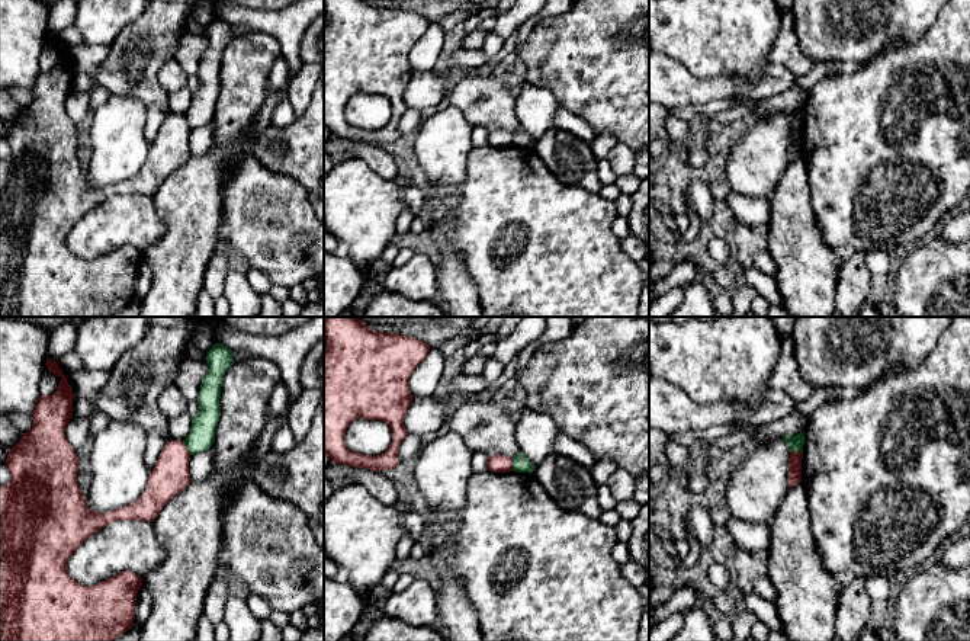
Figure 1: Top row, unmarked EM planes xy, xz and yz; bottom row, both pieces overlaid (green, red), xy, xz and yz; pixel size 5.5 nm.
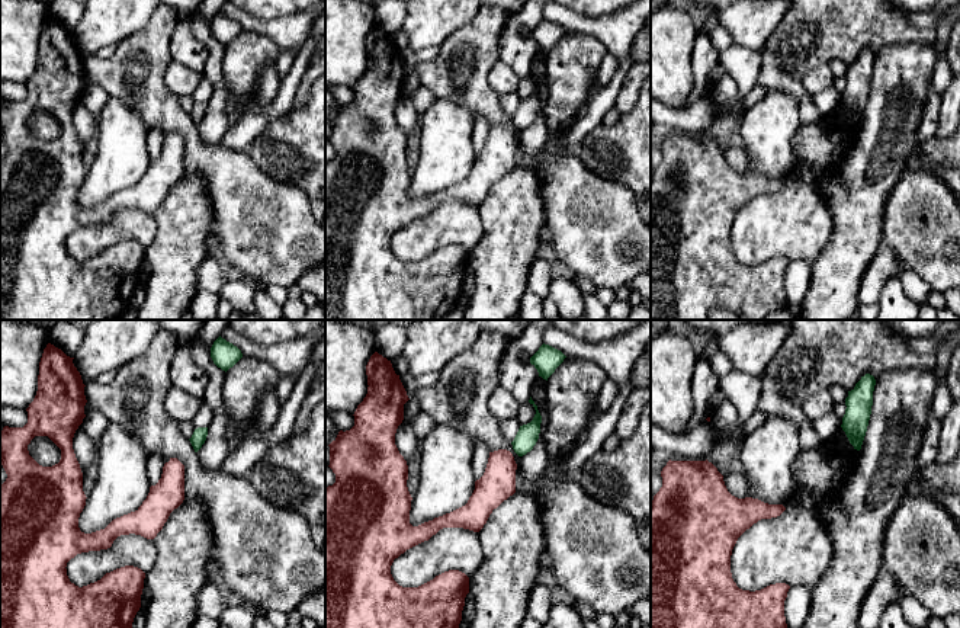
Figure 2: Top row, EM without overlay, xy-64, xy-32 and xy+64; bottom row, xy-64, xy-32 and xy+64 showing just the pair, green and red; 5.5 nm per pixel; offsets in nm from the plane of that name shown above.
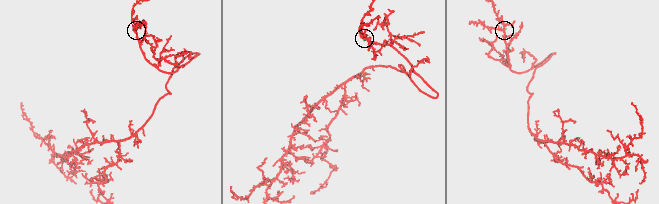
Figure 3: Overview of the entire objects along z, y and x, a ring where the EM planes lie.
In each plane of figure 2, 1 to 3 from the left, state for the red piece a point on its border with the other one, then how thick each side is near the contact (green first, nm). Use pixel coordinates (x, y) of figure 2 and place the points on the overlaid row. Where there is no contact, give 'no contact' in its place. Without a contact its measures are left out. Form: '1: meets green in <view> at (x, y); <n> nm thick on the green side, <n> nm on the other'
1: no contact
2: no contact
3: no contact

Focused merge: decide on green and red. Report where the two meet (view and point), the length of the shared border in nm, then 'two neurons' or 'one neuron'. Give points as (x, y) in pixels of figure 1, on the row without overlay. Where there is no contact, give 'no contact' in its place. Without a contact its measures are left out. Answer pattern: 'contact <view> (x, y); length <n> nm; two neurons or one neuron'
contact xy (186, 121); length 90 nm; two neurons

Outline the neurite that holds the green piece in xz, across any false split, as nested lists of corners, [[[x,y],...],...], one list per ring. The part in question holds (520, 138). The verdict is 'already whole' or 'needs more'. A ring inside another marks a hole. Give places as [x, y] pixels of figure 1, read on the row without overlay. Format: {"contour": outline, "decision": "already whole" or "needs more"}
{"contour": [[[518,126],[513,132],[513,145],[515,147],[529,147],[531,148],[534,145],[536,140],[531,138],[523,126]]], "decision": "already whole"}

